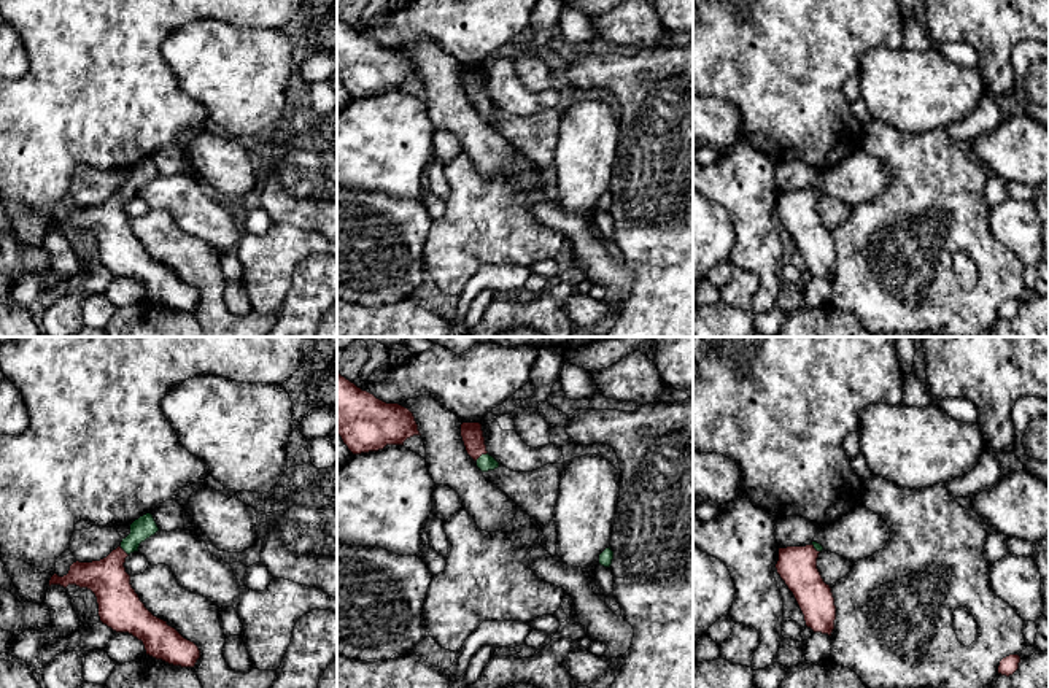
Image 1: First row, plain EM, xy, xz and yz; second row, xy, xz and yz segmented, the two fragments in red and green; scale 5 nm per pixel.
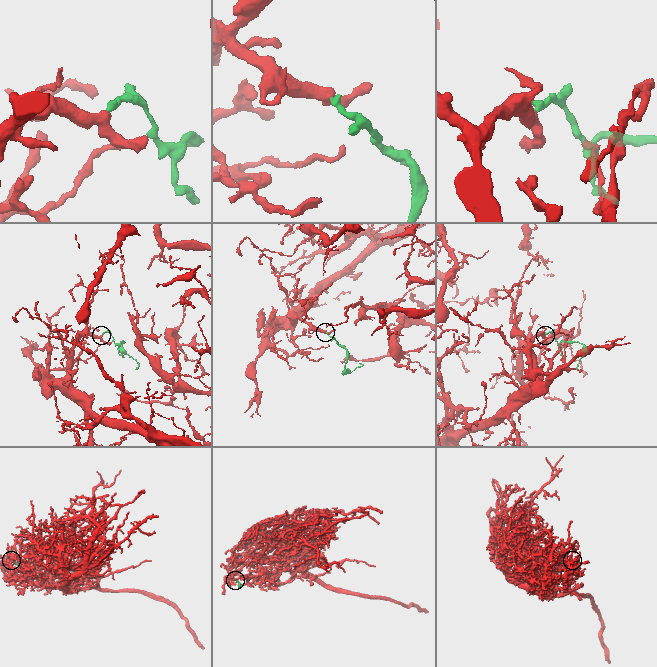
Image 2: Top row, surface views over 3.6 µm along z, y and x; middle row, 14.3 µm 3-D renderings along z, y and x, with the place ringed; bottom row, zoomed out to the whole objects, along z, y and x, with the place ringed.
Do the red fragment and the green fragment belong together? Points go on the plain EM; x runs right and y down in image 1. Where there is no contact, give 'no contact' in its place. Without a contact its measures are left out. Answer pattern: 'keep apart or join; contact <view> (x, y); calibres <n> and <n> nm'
join; contact xz (480, 99); calibres 110 and 90 nm

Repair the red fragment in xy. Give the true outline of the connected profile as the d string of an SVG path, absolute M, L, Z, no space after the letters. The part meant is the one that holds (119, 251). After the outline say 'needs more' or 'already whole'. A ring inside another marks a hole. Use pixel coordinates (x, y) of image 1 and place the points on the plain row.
M151 157L130 168L130 178L106 202L92 207L73 207L67 219L54 218L51 229L76 229L91 234L99 248L103 269L116 276L129 276L143 286L146 299L173 310L194 311L200 302L199 291L184 283L167 265L154 261L130 229L126 202L138 195L141 186L159 175Z | needs more

